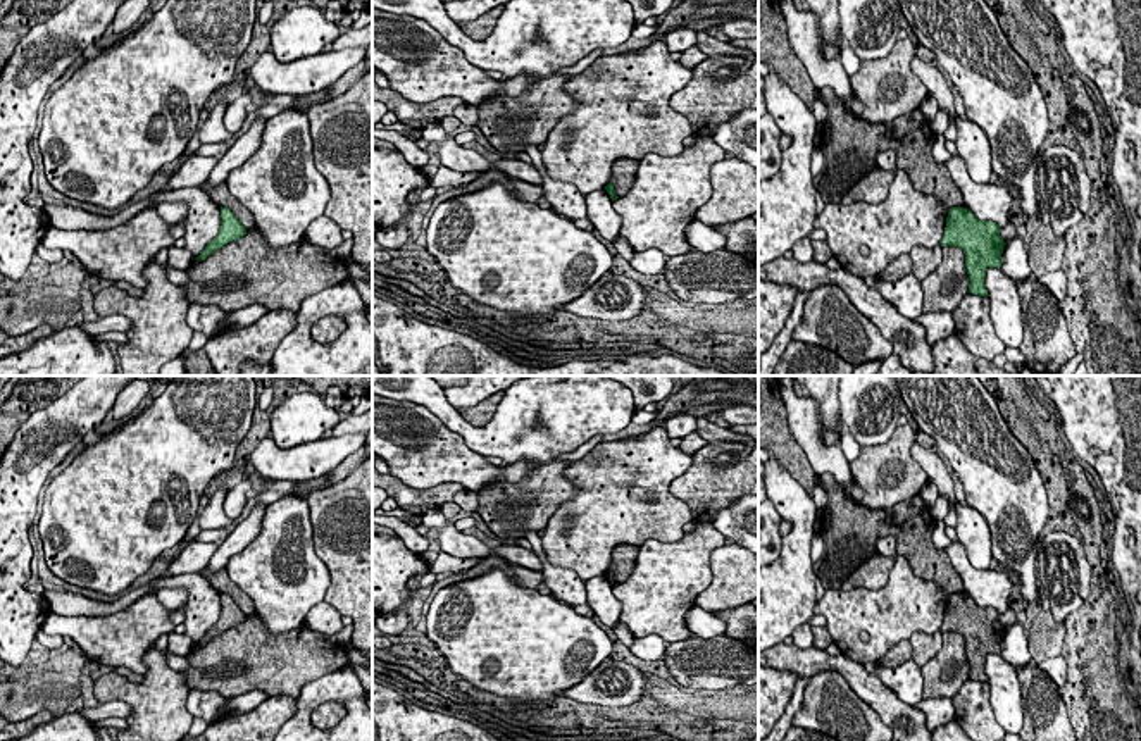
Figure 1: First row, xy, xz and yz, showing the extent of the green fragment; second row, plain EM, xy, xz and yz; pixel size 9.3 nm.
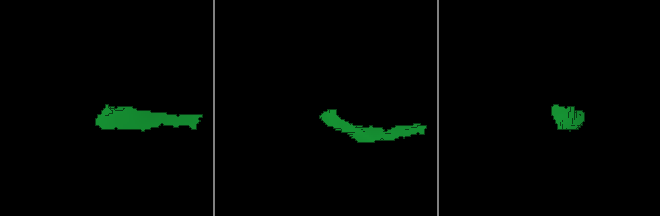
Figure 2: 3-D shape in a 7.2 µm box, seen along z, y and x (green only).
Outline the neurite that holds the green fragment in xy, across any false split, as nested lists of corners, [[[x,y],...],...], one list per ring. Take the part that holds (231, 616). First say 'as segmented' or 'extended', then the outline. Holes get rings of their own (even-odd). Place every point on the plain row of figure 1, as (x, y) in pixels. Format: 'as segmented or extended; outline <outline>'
as segmented; outline [[[221,593],[219,619],[195,646],[205,646],[215,636],[222,634],[231,627],[240,626],[245,620],[246,613],[236,605],[236,601],[228,593]]]

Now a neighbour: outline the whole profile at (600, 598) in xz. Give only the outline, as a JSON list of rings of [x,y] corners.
[[[607,576],[591,577],[586,582],[588,607],[598,615],[600,622],[612,627],[619,622],[622,603],[614,596]]]

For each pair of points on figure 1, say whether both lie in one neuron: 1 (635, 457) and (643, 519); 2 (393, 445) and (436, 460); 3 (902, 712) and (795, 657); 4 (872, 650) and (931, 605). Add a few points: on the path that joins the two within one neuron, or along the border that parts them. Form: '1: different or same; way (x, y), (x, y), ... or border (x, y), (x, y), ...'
1: same; way (635, 473), (636, 504)
2: same; way (404, 450), (426, 454)
3: same; way (876, 693), (845, 666), (821, 660)
4: same; way (886, 636), (917, 605)

